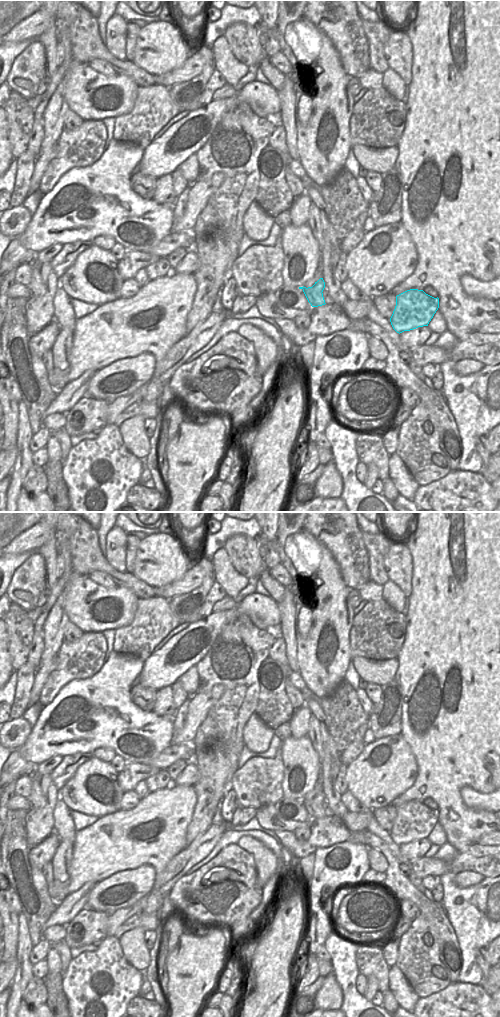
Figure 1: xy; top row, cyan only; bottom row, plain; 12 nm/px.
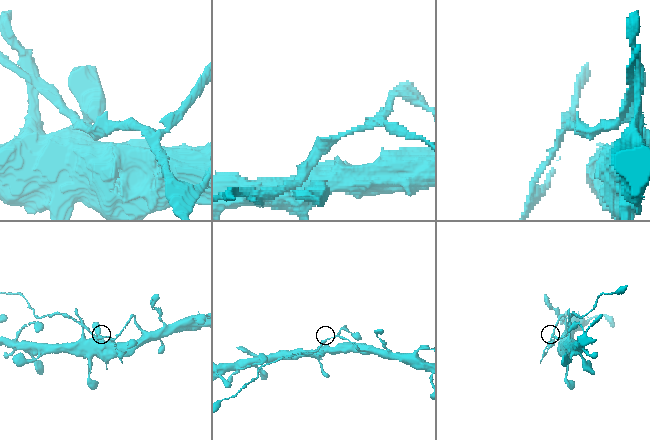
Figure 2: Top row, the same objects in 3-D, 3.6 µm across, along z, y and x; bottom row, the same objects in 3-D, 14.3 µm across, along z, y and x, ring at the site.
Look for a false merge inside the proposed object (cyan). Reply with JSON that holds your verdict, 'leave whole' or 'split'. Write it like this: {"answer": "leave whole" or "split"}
{"answer": "split"}

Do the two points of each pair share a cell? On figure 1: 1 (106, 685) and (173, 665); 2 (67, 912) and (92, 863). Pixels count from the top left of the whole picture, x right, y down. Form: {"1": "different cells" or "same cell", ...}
{"1": "different cells", "2": "different cells"}

